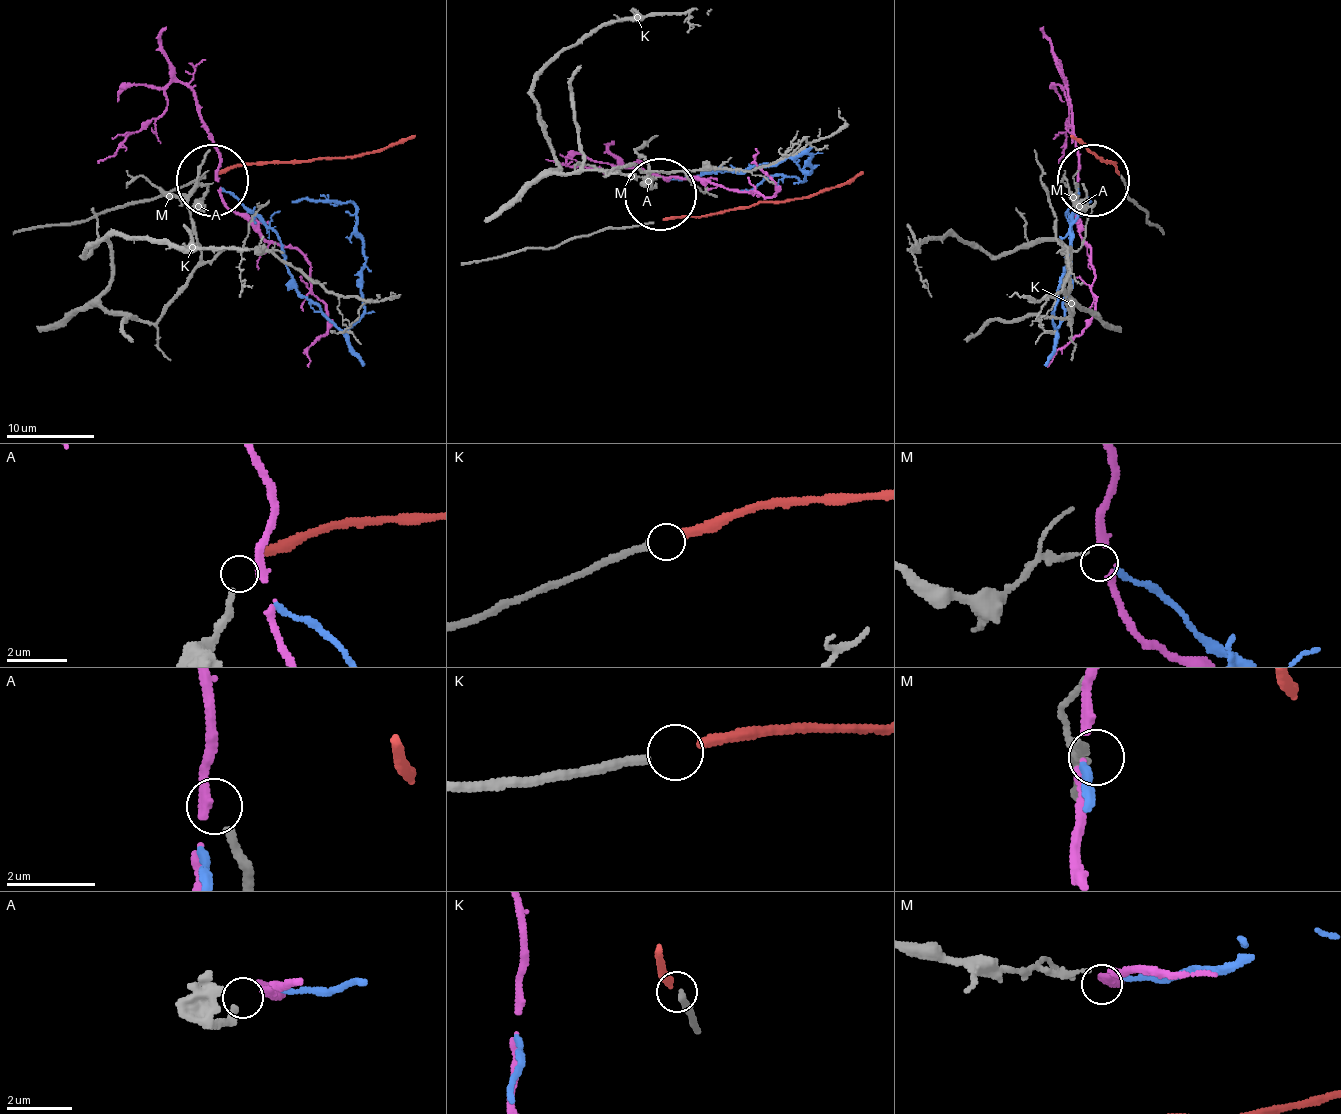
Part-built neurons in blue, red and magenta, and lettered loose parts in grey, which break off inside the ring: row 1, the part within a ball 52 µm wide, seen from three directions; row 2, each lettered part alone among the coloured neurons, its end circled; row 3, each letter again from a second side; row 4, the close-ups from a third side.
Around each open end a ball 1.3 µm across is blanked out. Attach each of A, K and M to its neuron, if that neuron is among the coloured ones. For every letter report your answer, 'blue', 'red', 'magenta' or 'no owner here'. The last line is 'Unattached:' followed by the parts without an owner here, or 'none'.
A: no owner here
K: red
M: blue
Unattached: A

